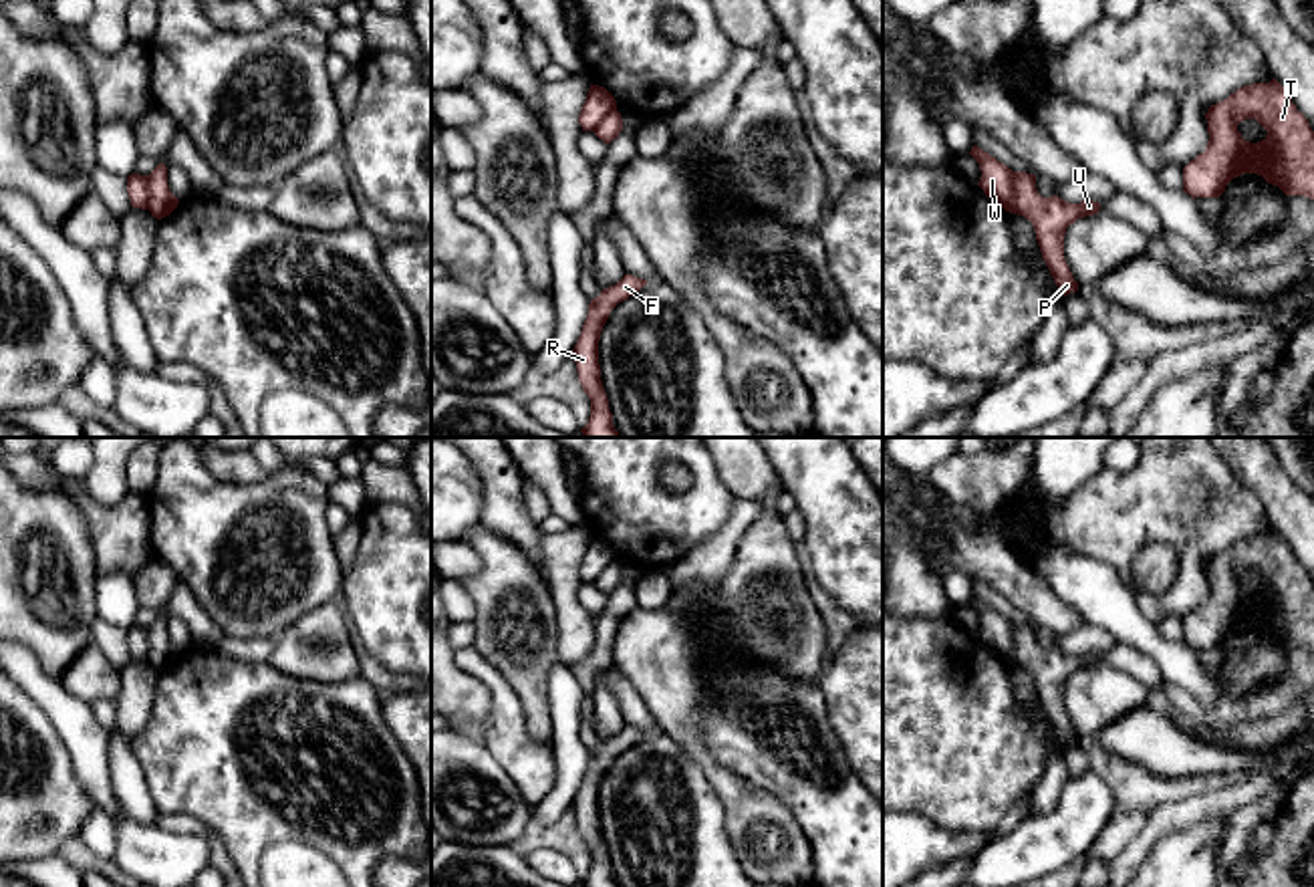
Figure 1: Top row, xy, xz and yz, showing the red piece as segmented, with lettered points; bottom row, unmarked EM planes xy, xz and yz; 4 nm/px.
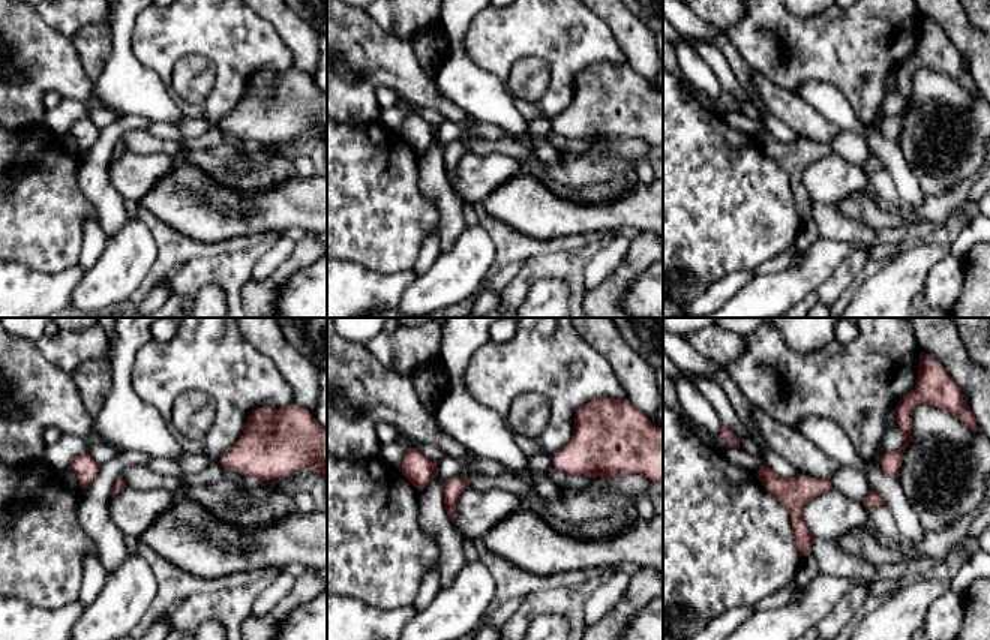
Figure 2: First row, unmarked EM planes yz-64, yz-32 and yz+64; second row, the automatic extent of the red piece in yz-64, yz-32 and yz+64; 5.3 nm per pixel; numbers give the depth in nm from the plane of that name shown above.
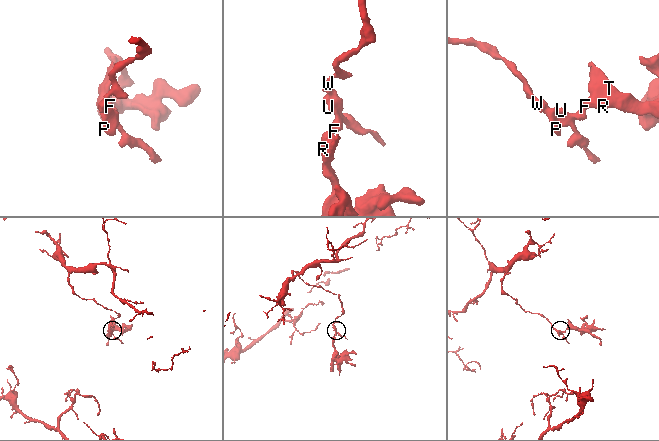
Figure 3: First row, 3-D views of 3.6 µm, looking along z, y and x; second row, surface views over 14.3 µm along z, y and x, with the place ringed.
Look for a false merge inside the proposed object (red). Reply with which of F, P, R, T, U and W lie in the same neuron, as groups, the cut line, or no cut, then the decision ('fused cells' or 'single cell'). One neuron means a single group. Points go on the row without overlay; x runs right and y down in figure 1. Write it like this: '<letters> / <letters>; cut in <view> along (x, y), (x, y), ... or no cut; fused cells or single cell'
F P R T U / W; cut in yz along (1012, 623), (1014, 664); fused cells

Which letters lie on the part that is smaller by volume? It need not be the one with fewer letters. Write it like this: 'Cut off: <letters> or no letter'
Cut off: F, P, R, T, U

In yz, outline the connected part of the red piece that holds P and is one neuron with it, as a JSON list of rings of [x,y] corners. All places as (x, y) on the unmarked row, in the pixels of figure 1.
[[[1014,623],[1016,659],[1014,665],[1032,673],[1042,710],[1066,748],[1078,742],[1066,712],[1064,712],[1064,685],[1078,669],[1094,667],[1100,661],[1098,653],[1082,651],[1080,655],[1064,653],[1058,647],[1042,649],[1036,641],[1036,627]]]

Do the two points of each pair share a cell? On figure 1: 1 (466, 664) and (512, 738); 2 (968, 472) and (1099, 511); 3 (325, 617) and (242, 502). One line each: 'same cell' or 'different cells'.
1: same cell
2: different cells
3: different cells

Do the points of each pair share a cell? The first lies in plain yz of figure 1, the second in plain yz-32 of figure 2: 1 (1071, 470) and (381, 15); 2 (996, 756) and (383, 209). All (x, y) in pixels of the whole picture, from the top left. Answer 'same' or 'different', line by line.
1: different
2: same

